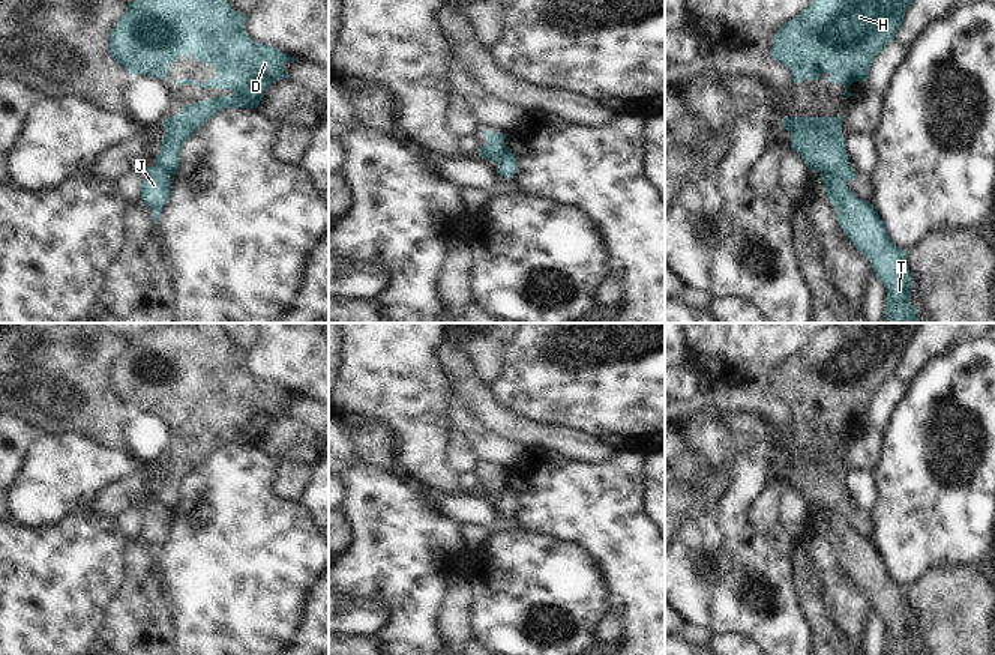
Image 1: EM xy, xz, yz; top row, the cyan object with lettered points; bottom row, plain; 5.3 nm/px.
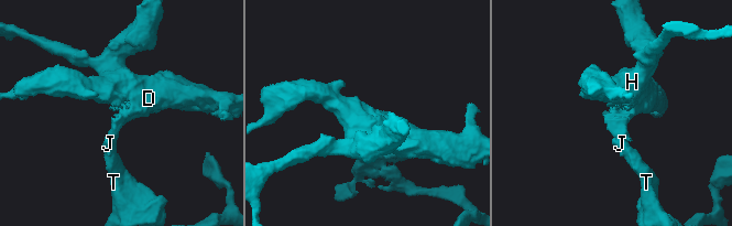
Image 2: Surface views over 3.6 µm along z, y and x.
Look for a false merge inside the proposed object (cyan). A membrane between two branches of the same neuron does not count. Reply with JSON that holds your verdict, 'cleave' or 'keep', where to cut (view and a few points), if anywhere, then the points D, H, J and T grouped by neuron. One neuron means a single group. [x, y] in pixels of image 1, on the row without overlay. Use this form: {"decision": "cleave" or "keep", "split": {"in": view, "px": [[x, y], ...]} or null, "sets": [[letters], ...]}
{"decision": "cleave", "split": {"in": "yz", "px": [[823, 508], [842, 517]]}, "sets": [["D", "H"], ["J", "T"]]}

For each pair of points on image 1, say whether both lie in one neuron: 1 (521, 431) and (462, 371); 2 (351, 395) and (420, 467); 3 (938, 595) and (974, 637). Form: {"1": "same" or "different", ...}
{"1": "same", "2": "same", "3": "same"}

